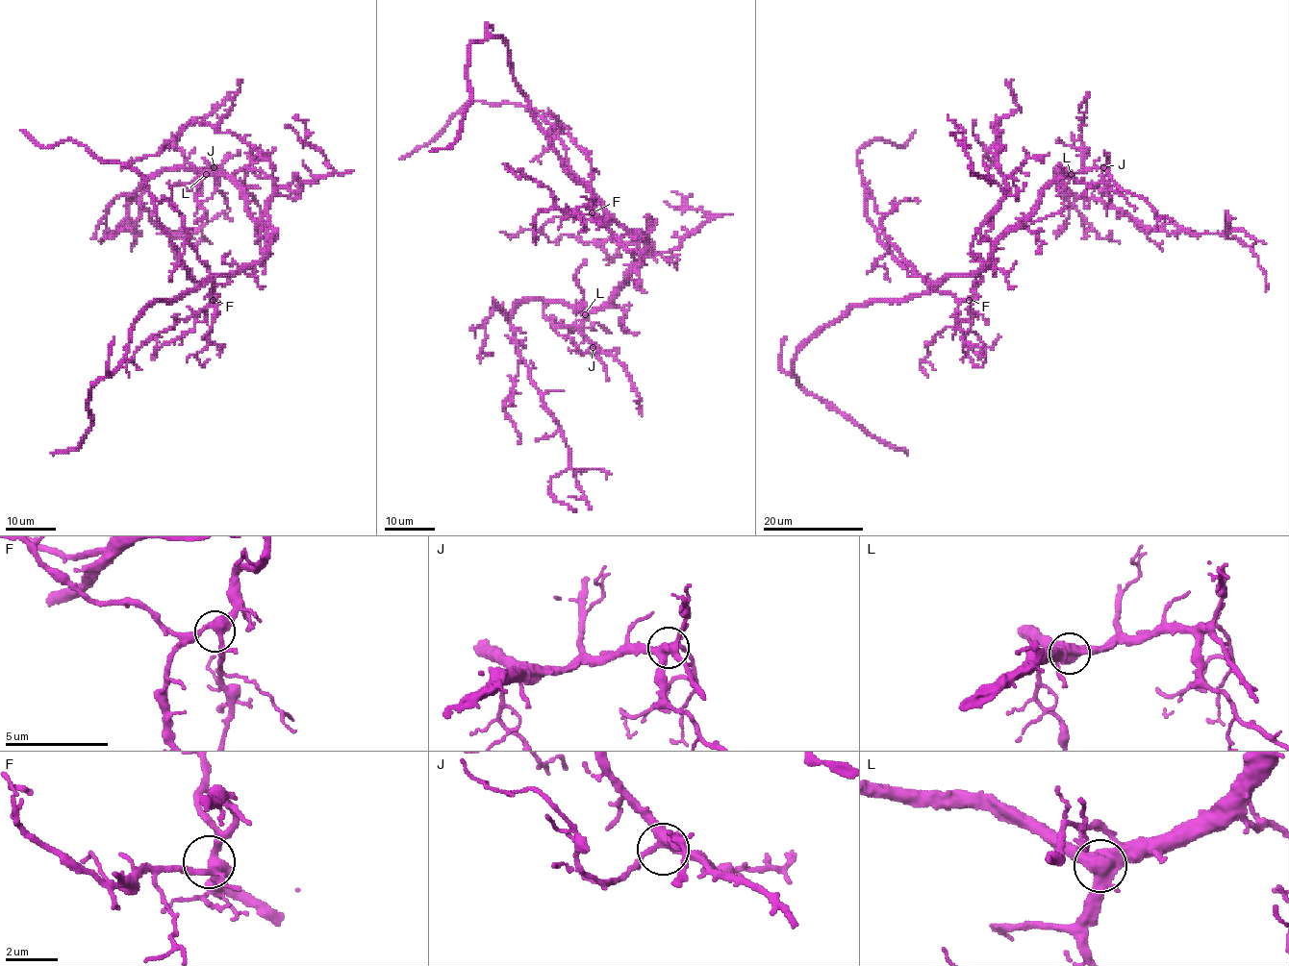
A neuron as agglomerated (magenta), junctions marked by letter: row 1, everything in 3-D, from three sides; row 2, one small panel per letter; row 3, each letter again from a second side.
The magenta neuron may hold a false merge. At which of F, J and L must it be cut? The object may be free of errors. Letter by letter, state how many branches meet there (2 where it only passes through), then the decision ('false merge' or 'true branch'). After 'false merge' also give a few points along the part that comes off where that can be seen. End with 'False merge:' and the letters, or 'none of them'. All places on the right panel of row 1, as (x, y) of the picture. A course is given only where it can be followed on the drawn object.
F: branches 4; true branch
J: branches 5; true branch
L: branches 4; true branch
False merge: none of them

